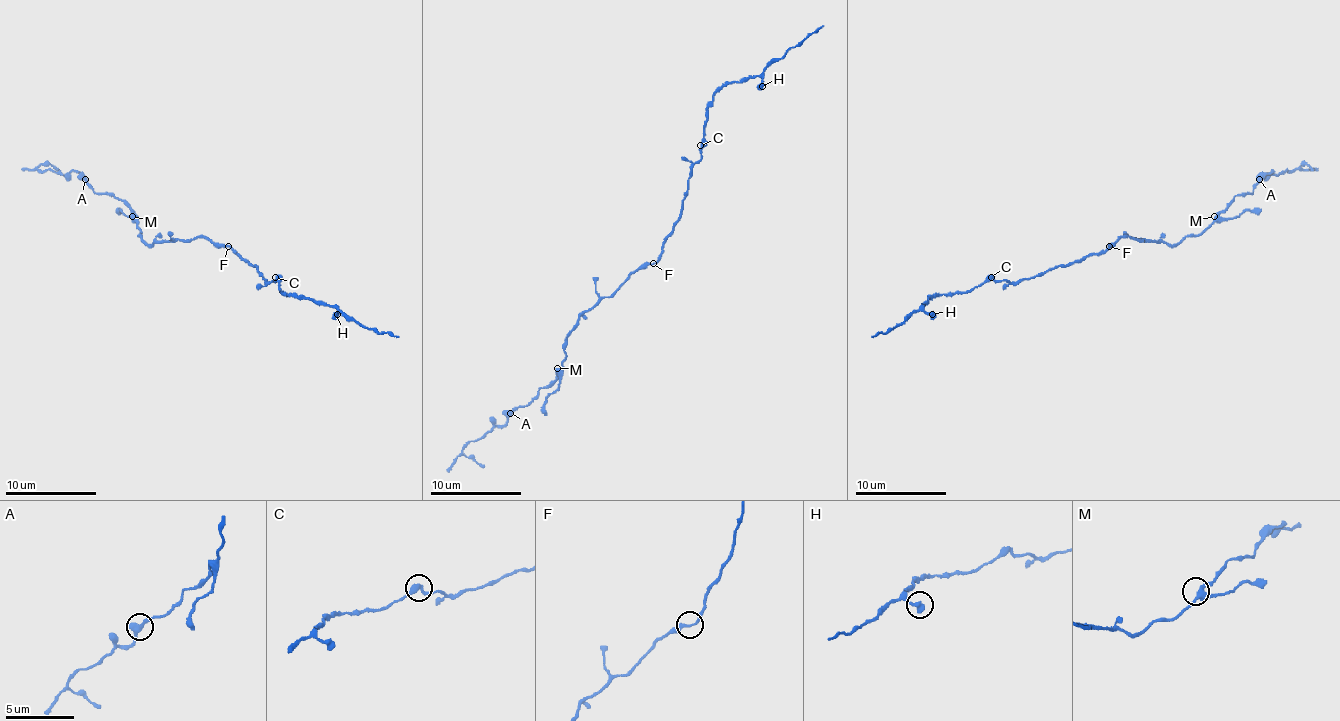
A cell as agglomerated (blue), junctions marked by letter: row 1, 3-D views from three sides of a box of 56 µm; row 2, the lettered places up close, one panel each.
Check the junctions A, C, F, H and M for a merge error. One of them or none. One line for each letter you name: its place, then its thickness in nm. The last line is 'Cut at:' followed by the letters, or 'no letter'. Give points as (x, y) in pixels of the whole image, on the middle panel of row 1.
A: (510, 413) | 400 nm
Cut at: A

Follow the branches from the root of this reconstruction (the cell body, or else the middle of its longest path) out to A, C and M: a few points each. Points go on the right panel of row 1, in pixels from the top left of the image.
A: (1109, 246), (1123, 237), (1168, 243), (1198, 237), (1236, 196), (1252, 193), (1259, 180)
C: (1109, 246), (1105, 250), (1089, 252), (1075, 262), (1016, 282), (991, 277)
M: (1109, 246), (1123, 237), (1139, 241), (1180, 243), (1186, 237), (1198, 237), (1214, 221), (1214, 216)

